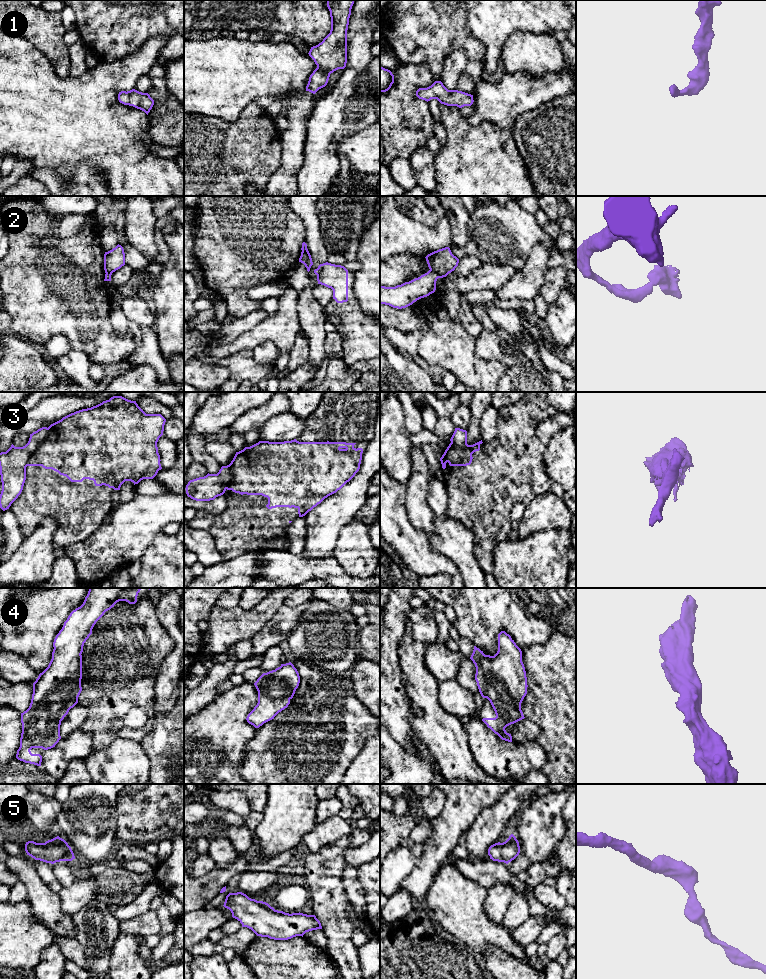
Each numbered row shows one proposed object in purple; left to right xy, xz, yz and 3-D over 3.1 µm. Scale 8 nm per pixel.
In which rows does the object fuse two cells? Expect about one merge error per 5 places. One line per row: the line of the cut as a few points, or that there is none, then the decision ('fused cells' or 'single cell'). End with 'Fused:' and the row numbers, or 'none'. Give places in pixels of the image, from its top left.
1: no cut; single cell
2: cut in yz along (430, 269), (439, 277); fused cells
3: cut in xy along (48, 428), (46, 438), (31, 454), (26, 465); fused cells
4: no cut; single cell
5: no cut; single cell
Fused: 2, 3

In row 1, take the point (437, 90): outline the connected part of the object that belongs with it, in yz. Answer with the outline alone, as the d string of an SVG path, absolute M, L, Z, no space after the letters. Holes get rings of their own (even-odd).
M435 81L427 88L419 88L416 96L427 102L437 99L441 104L459 108L471 106L474 102L473 95L458 90L448 90L441 81Z

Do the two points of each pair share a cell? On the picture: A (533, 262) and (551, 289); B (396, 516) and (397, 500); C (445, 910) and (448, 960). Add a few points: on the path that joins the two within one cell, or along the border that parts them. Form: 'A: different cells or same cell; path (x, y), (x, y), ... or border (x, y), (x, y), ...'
A: different cells; border (548, 269), (544, 283), (538, 292)
B: same cell; path (396, 512), (396, 504)
C: different cells; border (424, 907), (430, 912), (432, 919), (438, 926)

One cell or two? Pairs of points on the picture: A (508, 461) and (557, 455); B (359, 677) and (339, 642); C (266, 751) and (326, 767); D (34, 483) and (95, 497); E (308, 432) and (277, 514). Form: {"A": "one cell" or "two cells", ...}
{"A": "two cells", "B": "two cells", "C": "one cell", "D": "one cell", "E": "one cell"}

